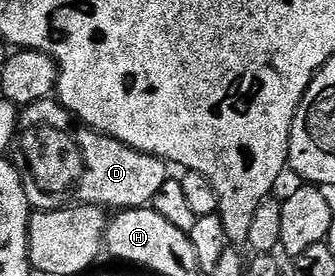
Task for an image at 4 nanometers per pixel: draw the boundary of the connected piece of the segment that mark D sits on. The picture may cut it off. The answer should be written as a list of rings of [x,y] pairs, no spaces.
[[[50,97],[40,99],[34,103],[30,103],[24,108],[19,115],[19,147],[21,143],[21,155],[25,158],[24,166],[29,166],[29,171],[33,175],[26,174],[24,176],[25,189],[29,192],[29,202],[34,208],[43,211],[55,211],[59,207],[72,207],[74,205],[91,205],[92,207],[104,207],[106,209],[128,209],[130,207],[147,207],[150,206],[155,197],[155,192],[163,185],[163,181],[167,181],[171,177],[170,164],[165,160],[143,153],[139,149],[131,149],[131,145],[123,145],[123,141],[115,141],[109,135],[100,135],[98,131],[92,131],[86,127],[84,123],[73,118],[72,113],[61,104],[56,98]]]

